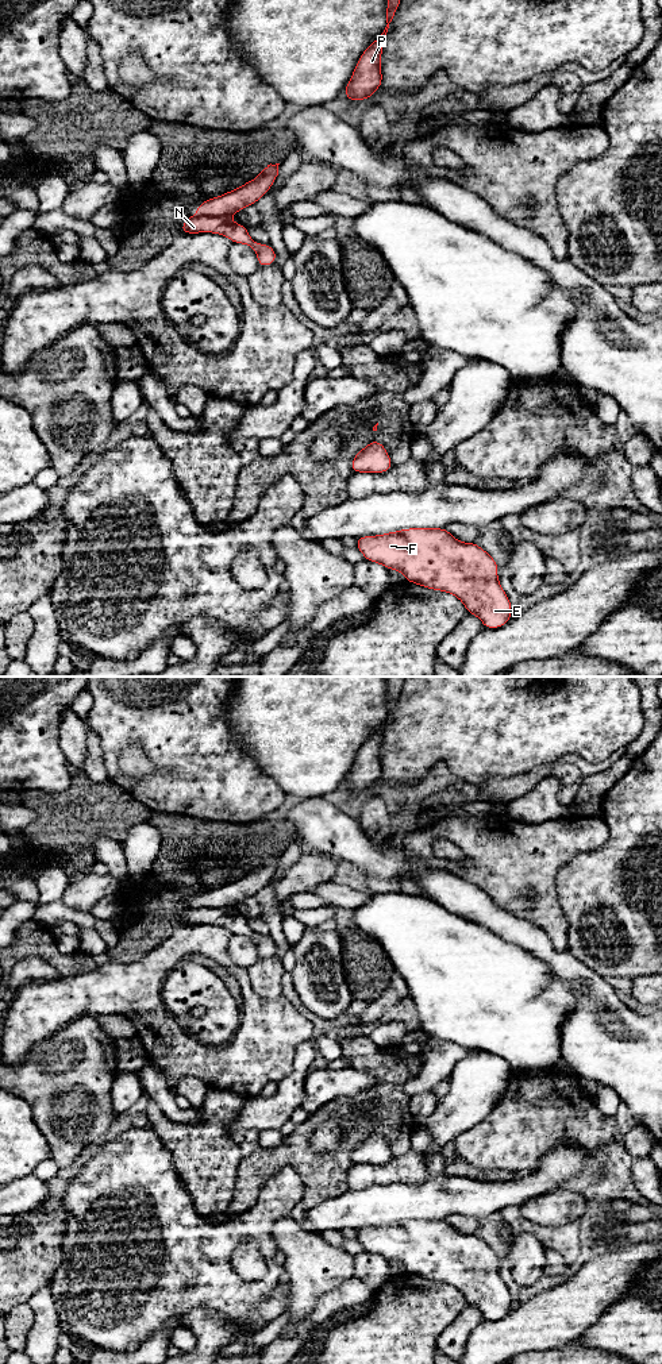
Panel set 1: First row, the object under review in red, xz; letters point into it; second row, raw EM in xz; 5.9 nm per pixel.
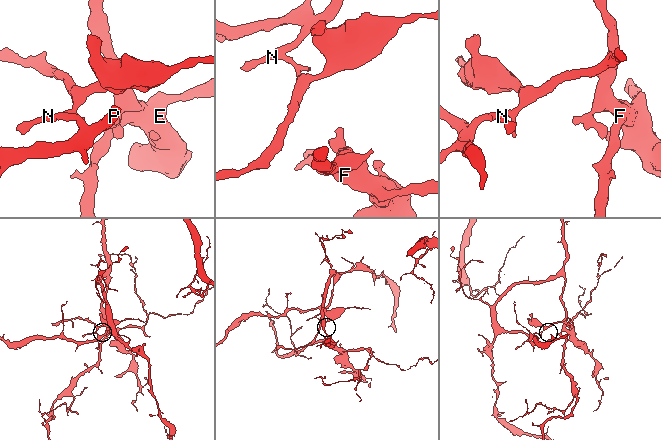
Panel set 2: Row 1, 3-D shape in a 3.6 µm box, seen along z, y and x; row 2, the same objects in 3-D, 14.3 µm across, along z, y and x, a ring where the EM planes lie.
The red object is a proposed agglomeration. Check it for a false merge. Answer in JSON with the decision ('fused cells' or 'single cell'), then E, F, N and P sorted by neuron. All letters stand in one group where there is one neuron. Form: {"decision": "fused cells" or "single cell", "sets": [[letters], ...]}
{"decision": "fused cells", "sets": [["E", "F", "P"], ["N"]]}

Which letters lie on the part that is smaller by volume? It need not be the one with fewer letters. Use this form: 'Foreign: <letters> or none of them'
Foreign: N

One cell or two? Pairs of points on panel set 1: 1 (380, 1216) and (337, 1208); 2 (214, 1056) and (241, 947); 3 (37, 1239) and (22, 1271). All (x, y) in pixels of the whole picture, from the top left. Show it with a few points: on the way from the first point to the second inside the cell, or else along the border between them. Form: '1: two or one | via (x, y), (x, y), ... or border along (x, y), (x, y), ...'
1: one | via (369, 1208), (347, 1206)
2: two | border along (231, 935), (227, 954), (246, 968)
3: one | via (29, 1247), (22, 1253), (22, 1263)

